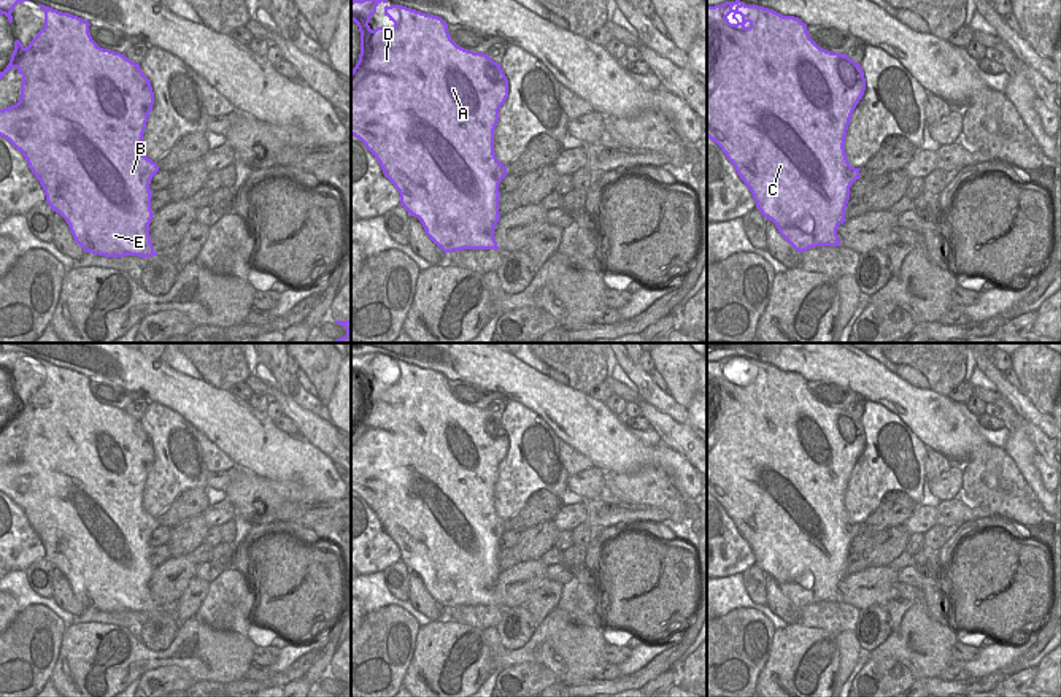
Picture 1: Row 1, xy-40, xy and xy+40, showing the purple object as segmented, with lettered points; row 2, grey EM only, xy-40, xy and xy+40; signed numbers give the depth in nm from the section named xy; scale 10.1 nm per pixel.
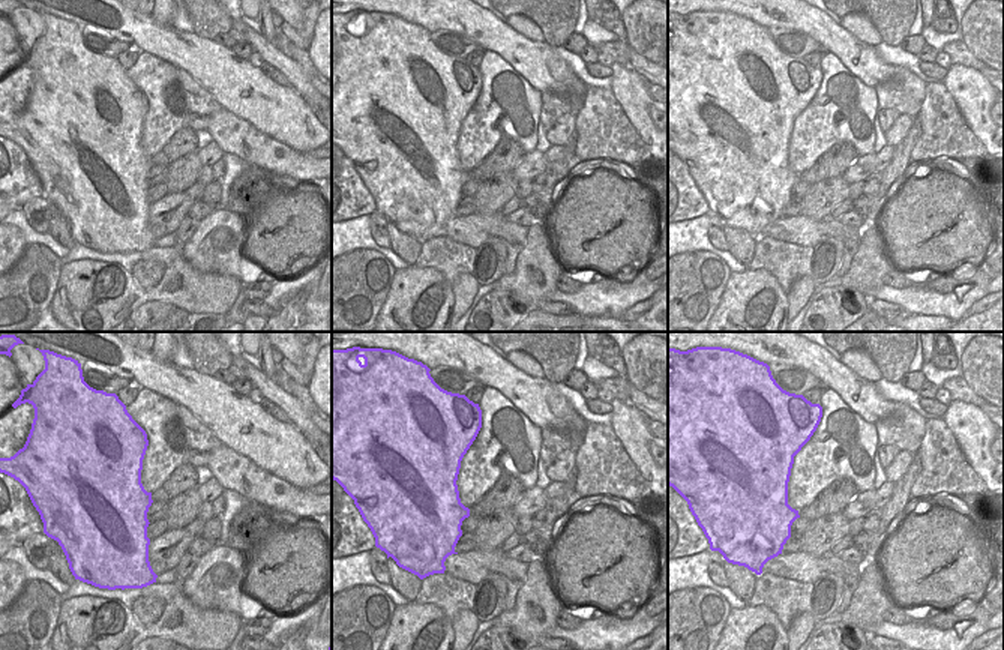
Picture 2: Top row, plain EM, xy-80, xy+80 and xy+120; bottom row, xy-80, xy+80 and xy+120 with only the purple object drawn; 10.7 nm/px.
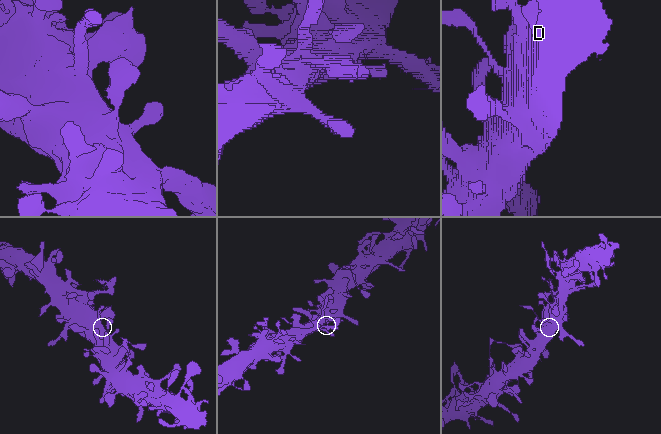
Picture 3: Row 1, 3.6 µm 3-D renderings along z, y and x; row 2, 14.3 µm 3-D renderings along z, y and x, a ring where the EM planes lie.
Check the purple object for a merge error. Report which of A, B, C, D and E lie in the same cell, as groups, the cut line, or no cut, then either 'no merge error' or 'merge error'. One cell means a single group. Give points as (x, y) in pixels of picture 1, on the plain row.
A B C D E; no cut; no merge error

